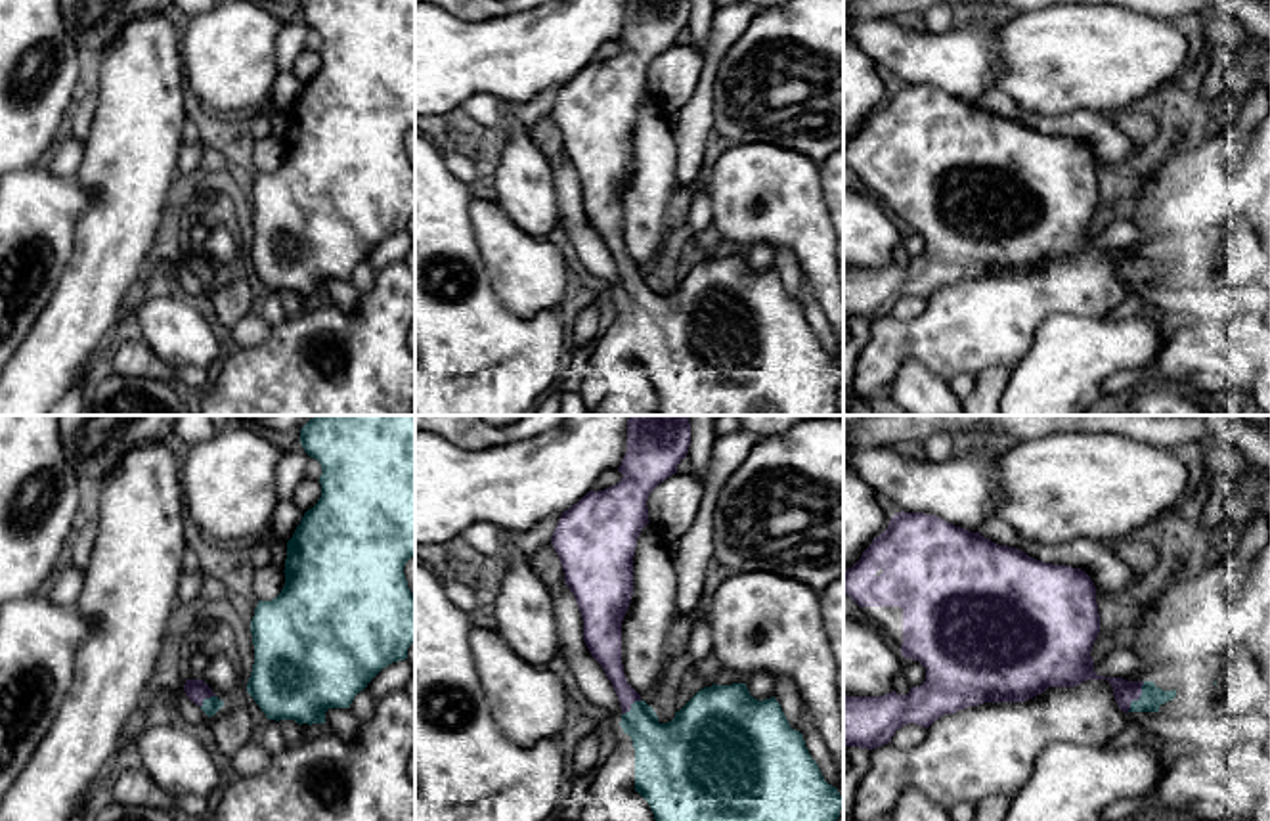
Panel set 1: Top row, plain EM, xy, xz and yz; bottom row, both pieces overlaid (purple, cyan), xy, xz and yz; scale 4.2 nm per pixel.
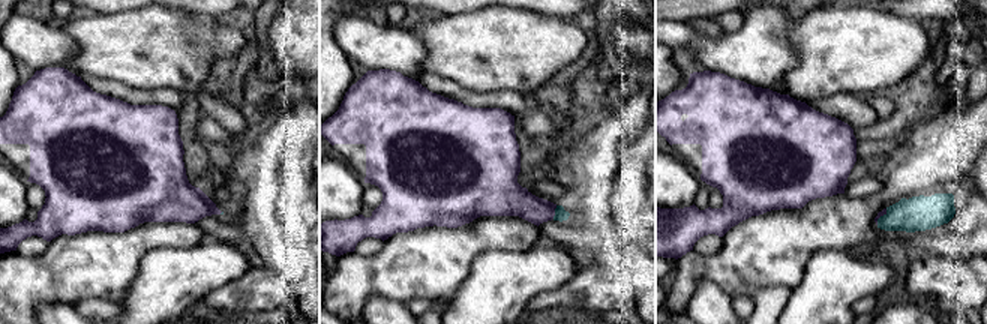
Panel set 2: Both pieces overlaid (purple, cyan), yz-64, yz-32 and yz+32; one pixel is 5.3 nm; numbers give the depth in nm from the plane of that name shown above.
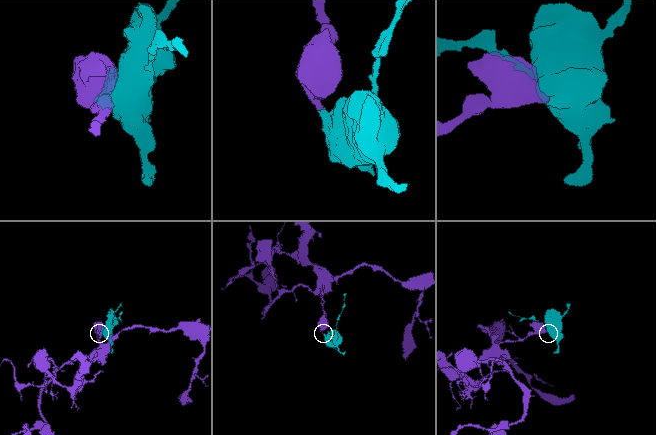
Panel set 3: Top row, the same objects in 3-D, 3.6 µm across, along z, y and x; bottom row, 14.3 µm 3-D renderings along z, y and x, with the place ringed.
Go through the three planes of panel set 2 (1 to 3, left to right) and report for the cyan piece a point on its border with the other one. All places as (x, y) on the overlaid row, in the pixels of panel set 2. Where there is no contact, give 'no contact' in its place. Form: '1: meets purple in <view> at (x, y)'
1: no contact
2: meets purple in yz-32 at (554, 212)
3: meets purple in yz+32 at (881, 215)

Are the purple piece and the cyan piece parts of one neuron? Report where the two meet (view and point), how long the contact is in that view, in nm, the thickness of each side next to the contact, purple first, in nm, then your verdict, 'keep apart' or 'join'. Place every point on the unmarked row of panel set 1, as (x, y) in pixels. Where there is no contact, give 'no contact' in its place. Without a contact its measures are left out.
yz (1138, 268) | 150 nm | 100/100 nm | join

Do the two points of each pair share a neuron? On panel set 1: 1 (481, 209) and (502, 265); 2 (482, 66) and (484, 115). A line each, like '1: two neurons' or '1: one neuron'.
1: one neuron
2: two neurons

